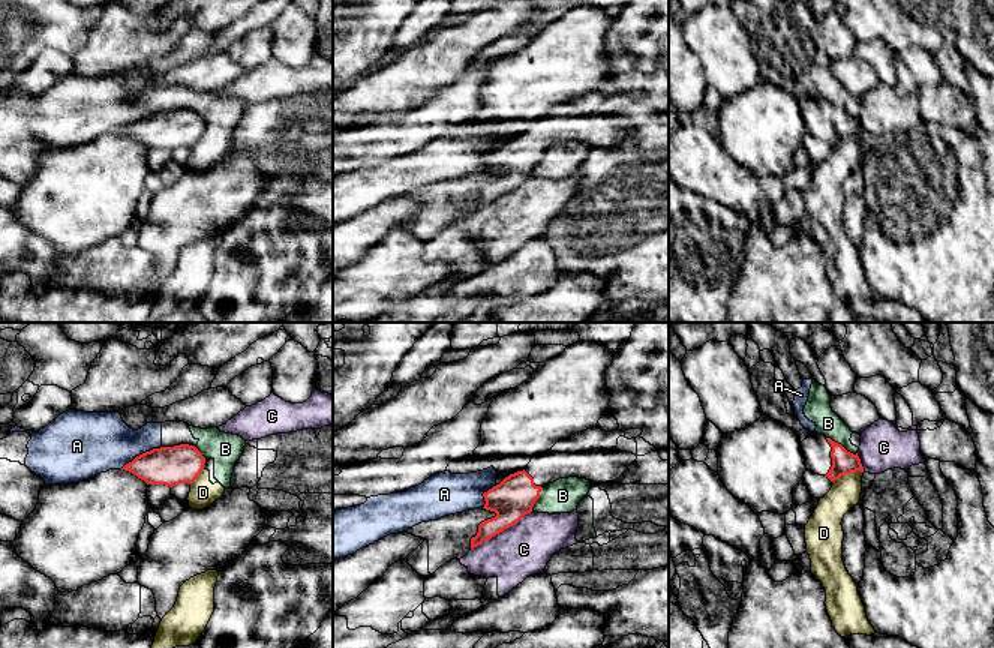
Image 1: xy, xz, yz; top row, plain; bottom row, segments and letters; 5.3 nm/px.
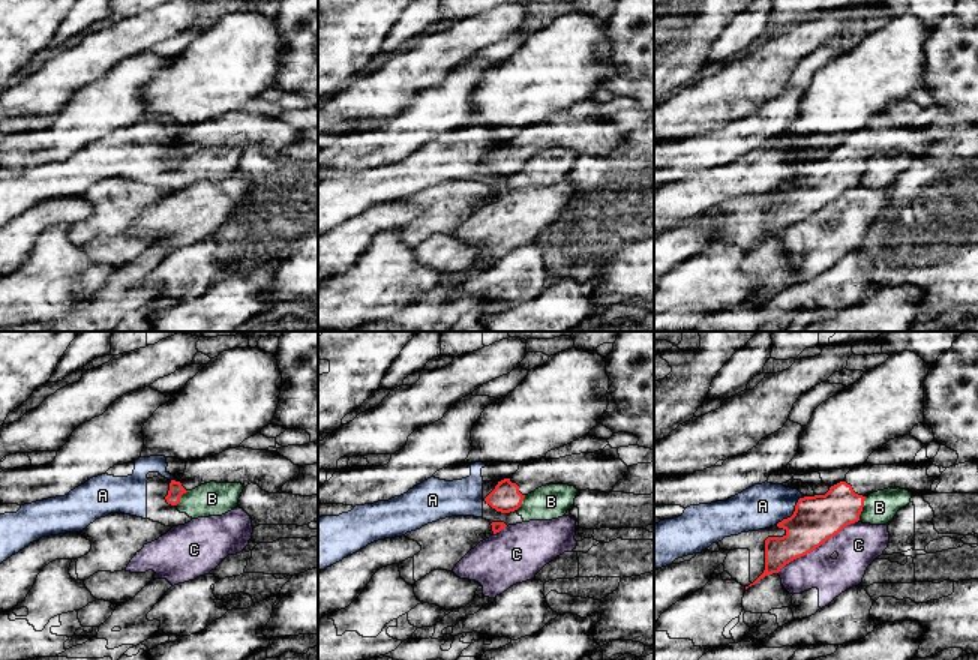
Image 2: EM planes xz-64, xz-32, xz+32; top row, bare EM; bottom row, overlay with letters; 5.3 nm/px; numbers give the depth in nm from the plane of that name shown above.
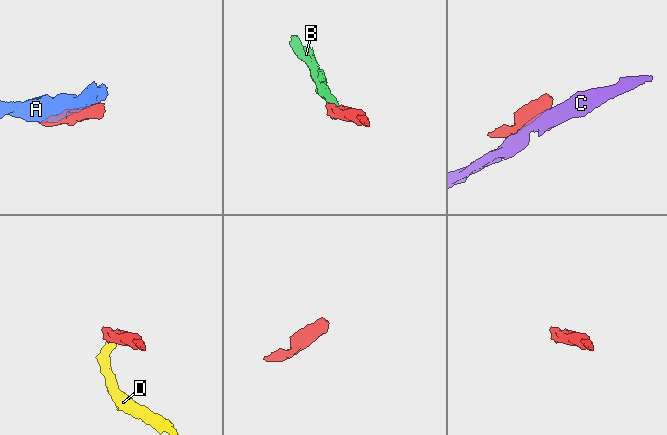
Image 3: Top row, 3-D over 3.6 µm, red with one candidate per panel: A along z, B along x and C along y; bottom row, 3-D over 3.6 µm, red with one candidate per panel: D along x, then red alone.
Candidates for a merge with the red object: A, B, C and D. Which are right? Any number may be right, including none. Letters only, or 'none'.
none

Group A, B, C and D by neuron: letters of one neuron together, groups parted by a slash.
A B D / C

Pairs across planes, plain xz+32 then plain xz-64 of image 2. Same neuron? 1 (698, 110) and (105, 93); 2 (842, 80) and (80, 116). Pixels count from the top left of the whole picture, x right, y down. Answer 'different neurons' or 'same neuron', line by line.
1: different neurons
2: different neurons

